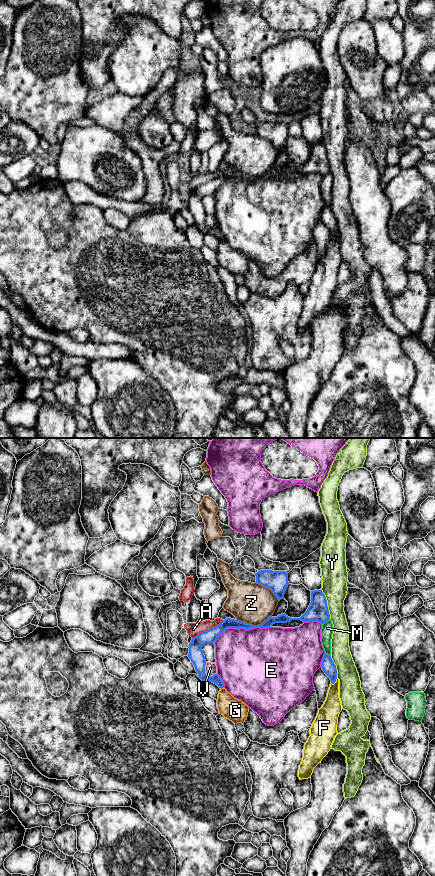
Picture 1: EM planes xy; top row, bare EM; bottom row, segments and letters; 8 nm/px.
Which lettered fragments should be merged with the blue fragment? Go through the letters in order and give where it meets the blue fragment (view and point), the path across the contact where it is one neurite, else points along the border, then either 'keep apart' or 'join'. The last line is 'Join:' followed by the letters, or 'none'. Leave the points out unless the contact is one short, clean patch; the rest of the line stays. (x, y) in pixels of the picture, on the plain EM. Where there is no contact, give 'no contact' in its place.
A: xy (209, 181) | along xy (224, 172), (192, 190) | keep apart
E: xy (240, 179) | keep apart
F: xy (334, 234) | keep apart
G: xy (222, 239) | keep apart
M: xy (325, 173) | keep apart
V: xy (204, 223) | along xy (205, 214), (205, 225), (208, 228), (212, 228) | keep apart
Y: xy (326, 156) | keep apart
Z: xy (252, 177) | keep apart
Join: none

